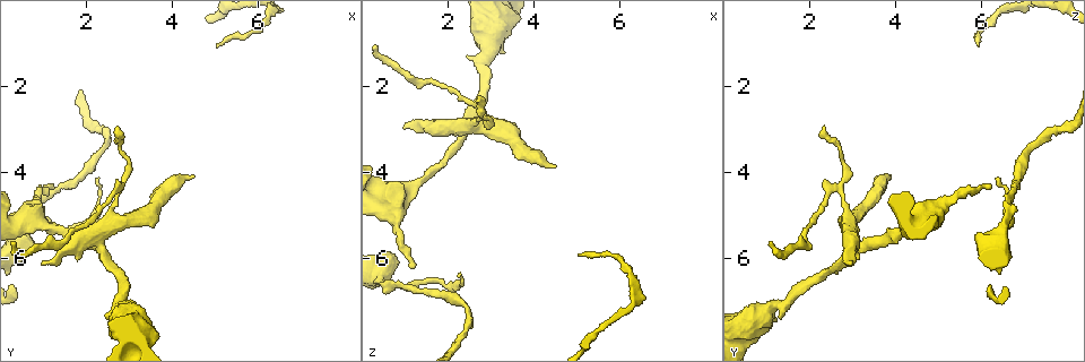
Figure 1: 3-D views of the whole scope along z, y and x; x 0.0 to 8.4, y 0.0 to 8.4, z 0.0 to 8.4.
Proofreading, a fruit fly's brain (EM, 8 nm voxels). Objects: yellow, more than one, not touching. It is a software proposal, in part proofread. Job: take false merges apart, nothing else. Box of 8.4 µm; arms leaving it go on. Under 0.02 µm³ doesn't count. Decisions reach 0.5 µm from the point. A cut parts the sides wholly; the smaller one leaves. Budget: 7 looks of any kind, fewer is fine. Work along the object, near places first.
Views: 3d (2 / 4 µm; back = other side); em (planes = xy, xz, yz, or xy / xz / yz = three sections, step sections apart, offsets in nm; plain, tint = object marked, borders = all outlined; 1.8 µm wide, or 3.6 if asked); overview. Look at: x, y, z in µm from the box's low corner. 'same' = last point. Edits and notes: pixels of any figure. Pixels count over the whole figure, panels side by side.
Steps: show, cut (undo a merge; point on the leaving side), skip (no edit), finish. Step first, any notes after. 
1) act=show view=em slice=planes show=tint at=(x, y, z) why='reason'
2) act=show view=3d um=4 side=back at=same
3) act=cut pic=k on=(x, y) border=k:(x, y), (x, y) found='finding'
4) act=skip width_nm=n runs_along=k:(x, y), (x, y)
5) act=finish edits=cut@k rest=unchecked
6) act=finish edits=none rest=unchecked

act=show view=3d um=4 at=(0.50, 5.00, 6.65) why='sharp bend'

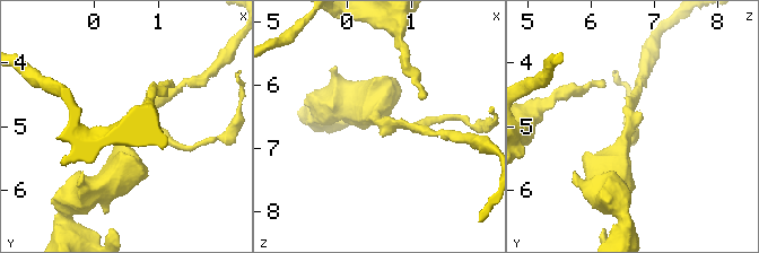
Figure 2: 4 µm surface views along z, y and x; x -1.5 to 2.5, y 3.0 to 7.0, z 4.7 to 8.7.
act=show view=em slice=planes show=tint at=(0.55, 4.95, 6.60) arms=3 why='shape alone is not enough'

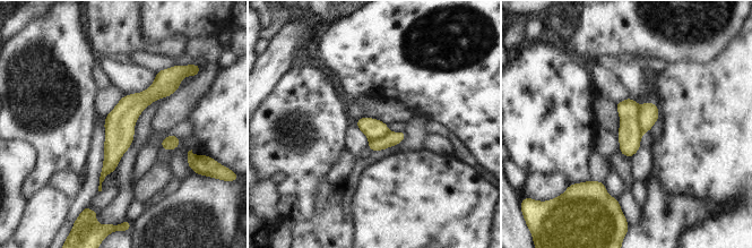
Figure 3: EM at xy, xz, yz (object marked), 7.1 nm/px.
act=cut pic=3 on=(648, 114) border=3:(638, 108), (638, 126), (642, 133) found='a second neuron is stuck on'

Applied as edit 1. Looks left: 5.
act=show view=overview

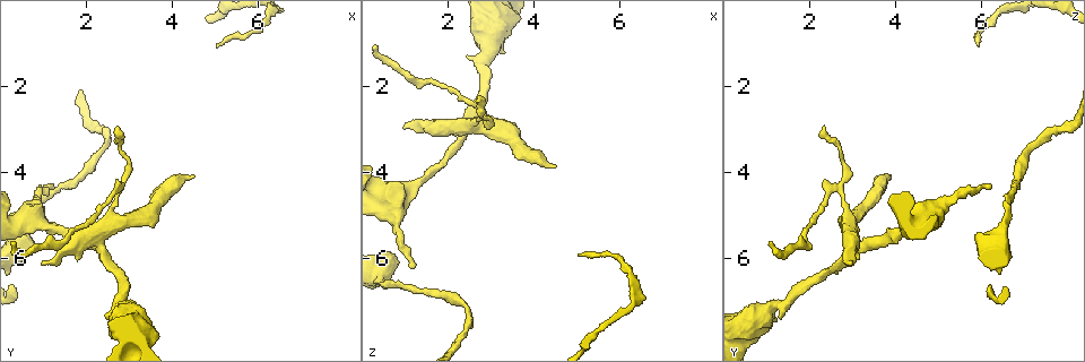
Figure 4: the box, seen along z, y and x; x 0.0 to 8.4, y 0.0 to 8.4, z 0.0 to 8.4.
act=show view=3d um=4 at=(0.80, 5.05, 4.60) why='four or more arms meet'

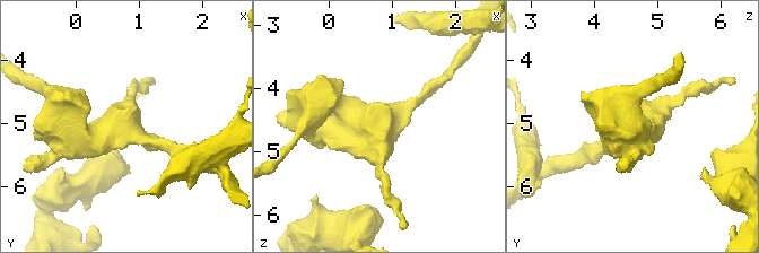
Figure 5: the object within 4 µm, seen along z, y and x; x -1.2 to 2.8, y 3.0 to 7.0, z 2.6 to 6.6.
act=show view=em um=3.6 slice=xz step=16 show=tint at=(0.80, 5.15, 4.60) arms=4 why='now the EM'

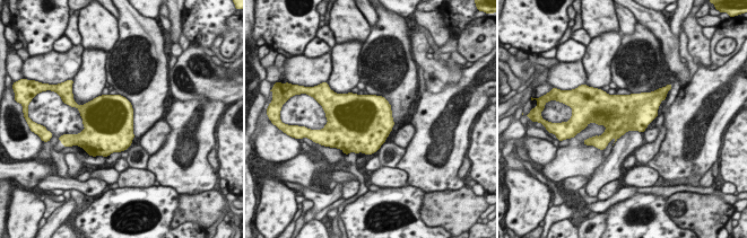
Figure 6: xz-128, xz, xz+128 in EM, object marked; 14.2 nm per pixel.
act=show view=em um=3.6 slice=planes show=tint at=same

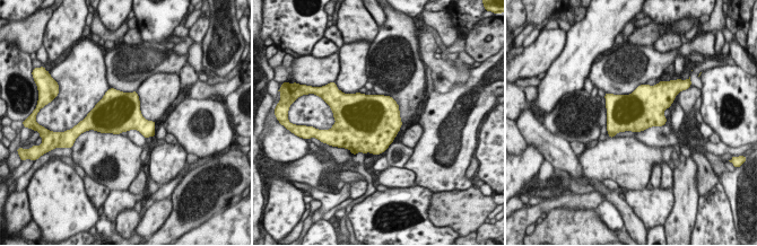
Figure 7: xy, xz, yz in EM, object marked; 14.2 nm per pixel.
act=skip found='all the same neuron'

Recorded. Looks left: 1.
act=finish edits=cut@3 rest=unchecked

